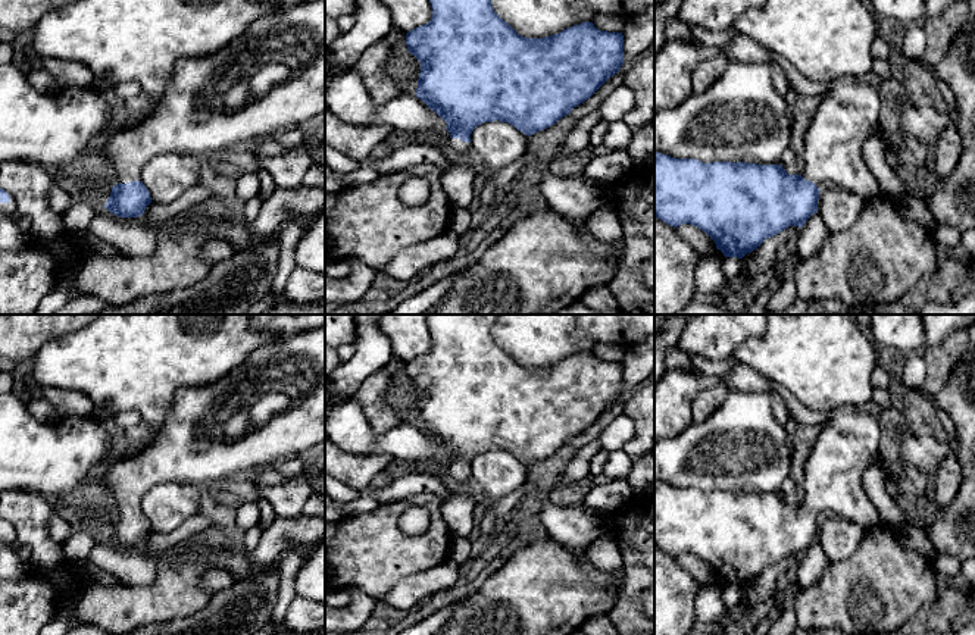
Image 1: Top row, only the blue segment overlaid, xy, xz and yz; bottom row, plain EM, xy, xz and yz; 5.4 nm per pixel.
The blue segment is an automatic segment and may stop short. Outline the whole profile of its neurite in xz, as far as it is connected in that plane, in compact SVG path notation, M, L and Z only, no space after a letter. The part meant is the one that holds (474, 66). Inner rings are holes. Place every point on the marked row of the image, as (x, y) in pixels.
M429 0L432 18L406 34L406 46L421 62L416 97L446 121L450 138L443 150L453 162L441 171L441 187L456 207L474 209L475 172L466 162L472 151L471 134L484 122L507 122L525 135L532 135L554 125L574 107L590 98L624 65L622 32L600 31L593 22L582 22L544 38L519 35L493 9L491 0Z

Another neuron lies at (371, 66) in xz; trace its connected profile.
M393 28L379 43L369 47L354 65L375 103L388 103L400 94L394 79L385 71L391 51L406 43L406 32Z

